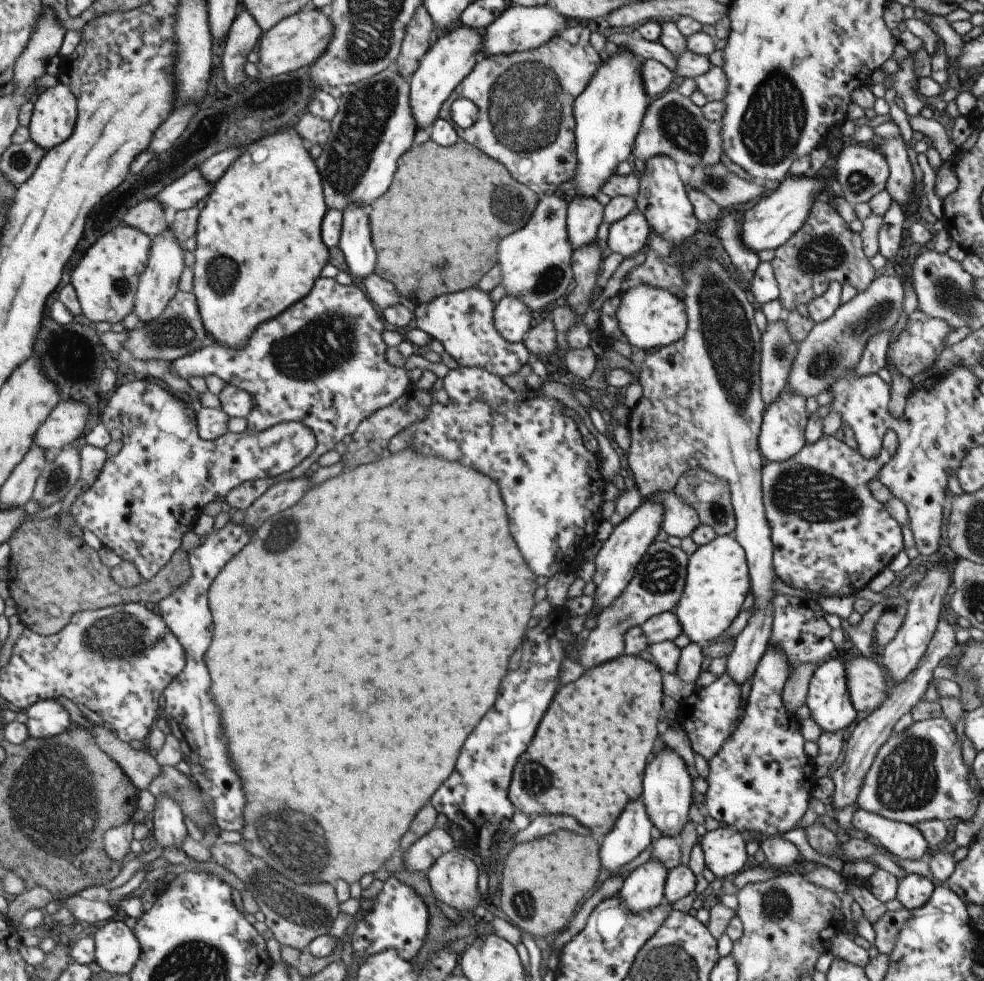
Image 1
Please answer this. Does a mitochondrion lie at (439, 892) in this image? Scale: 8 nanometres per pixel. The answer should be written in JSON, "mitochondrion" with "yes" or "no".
{"mitochondrion":"no"}

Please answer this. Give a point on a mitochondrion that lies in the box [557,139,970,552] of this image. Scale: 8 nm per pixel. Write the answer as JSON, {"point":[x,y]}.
{"point":[728,339]}

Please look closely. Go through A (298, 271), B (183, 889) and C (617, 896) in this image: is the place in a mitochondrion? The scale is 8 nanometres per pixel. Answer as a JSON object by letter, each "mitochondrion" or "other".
{"A":"other","B":"other","C":"other"}

